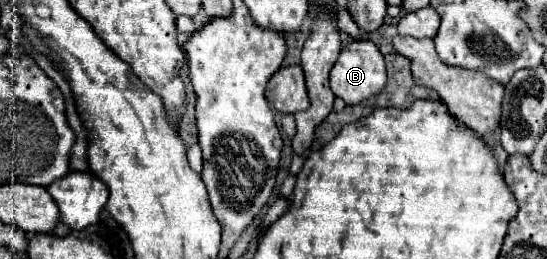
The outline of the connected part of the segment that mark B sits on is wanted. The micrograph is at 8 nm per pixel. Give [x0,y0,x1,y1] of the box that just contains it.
[330,40,386,104]

